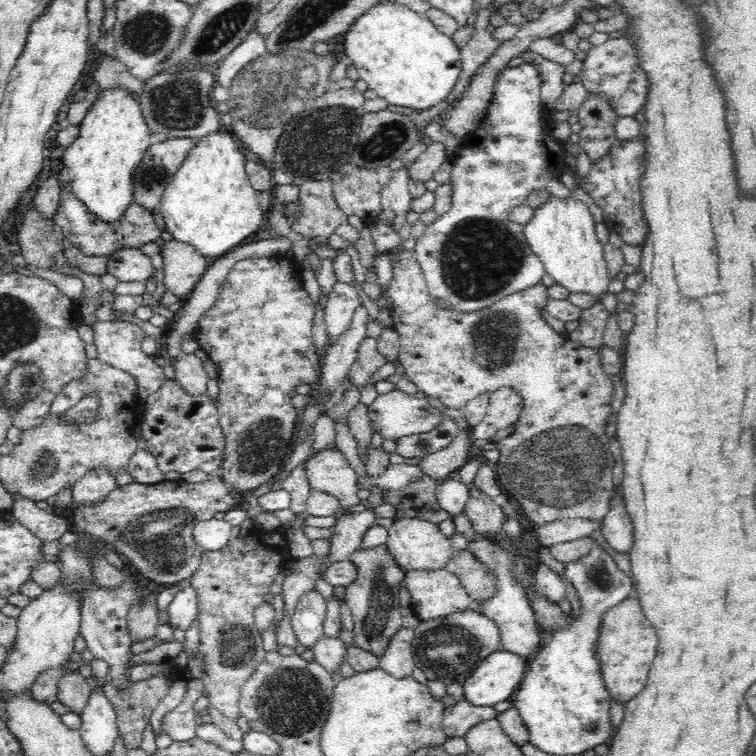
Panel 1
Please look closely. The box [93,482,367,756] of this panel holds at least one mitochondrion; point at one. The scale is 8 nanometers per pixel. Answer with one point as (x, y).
(291, 702)

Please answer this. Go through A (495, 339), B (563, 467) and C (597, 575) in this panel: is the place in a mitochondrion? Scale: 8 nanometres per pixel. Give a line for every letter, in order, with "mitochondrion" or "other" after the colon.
A: mitochondrion
B: mitochondrion
C: mitochondrion

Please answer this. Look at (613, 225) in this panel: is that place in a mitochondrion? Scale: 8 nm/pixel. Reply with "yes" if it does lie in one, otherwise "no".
no

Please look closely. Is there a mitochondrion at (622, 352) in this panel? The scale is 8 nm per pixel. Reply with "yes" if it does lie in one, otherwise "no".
no

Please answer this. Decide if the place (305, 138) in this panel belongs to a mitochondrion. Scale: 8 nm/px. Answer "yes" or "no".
yes

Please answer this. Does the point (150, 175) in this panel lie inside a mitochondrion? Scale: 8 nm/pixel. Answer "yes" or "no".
yes

